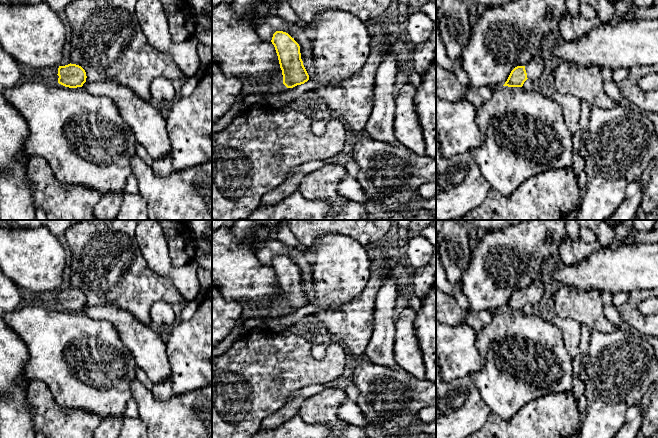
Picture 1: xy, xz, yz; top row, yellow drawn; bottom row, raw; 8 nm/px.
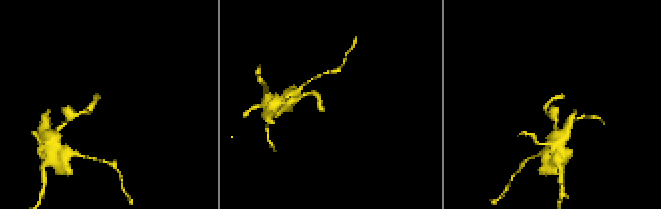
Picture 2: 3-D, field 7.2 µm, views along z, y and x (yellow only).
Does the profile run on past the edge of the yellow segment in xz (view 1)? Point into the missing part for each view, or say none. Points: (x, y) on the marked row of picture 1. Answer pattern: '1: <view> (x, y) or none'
1: none

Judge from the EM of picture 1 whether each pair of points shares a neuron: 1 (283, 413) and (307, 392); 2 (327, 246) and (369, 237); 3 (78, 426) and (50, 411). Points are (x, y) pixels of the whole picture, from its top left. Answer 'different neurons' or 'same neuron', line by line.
1: same neuron
2: different neurons
3: same neuron

